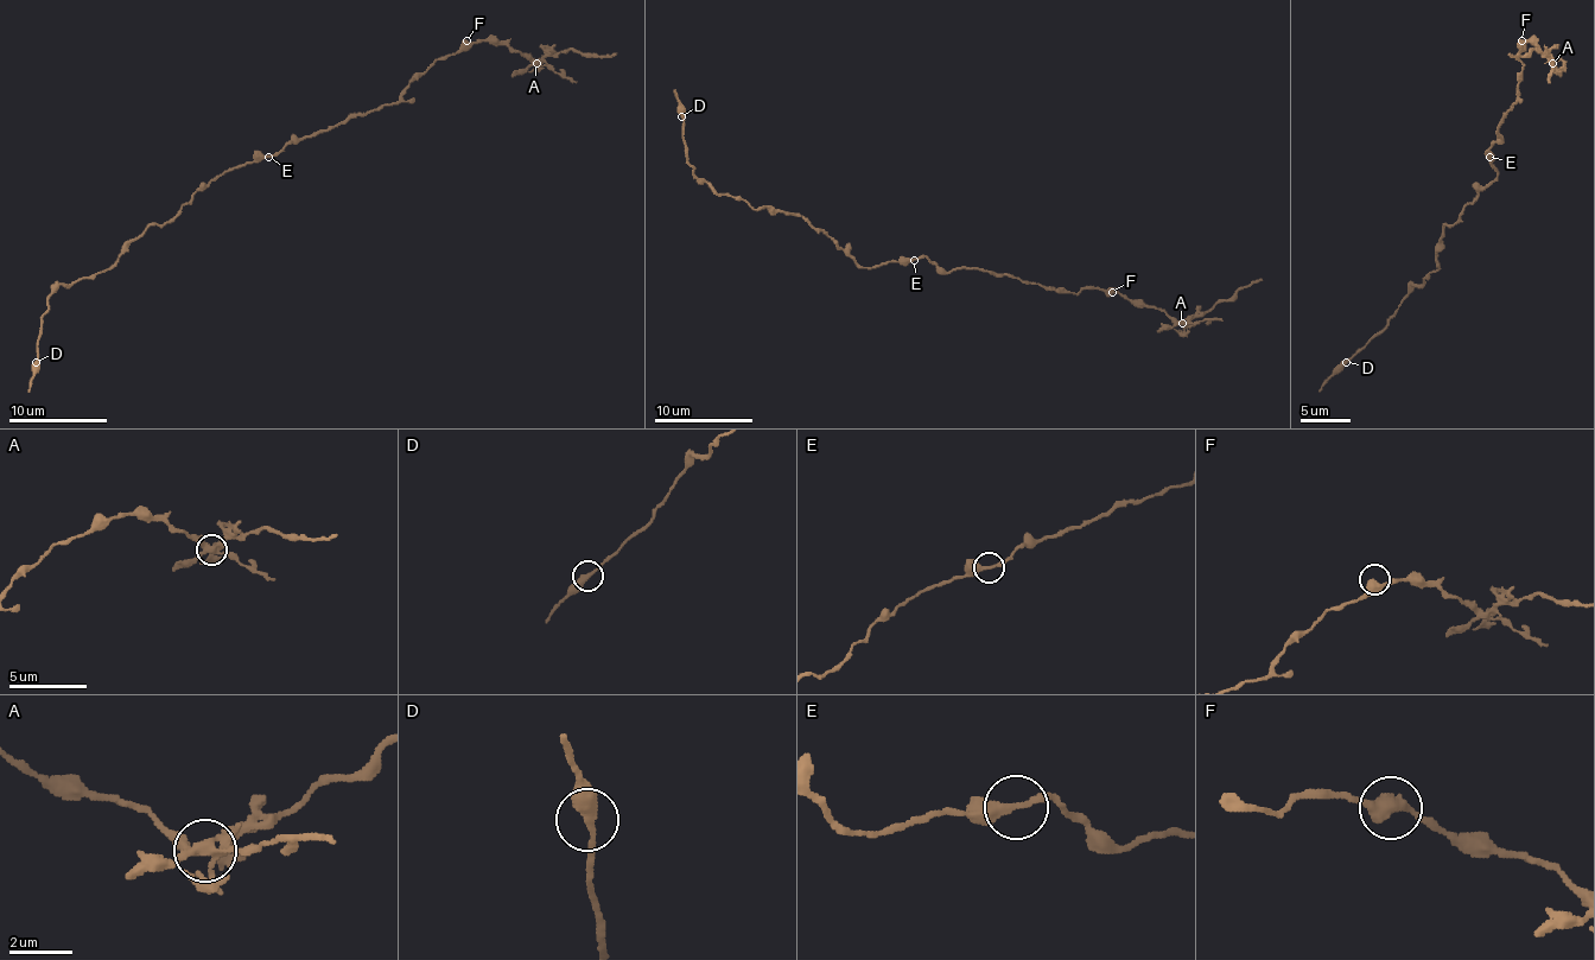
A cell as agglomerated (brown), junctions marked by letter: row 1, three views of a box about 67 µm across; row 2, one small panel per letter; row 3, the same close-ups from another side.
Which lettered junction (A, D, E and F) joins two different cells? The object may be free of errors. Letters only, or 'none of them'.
A

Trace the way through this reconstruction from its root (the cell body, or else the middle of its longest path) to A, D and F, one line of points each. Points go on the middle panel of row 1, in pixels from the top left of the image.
A: (914, 260), (927, 256), (946, 272), (973, 267), (1014, 274), (1030, 284), (1065, 292), (1114, 290), (1181, 324)
D: (914, 260), (862, 267), (800, 215), (756, 210), (734, 195), (717, 192), (687, 160), (681, 116)
F: (914, 260), (927, 256), (946, 272), (973, 267), (996, 274), (1014, 274), (1030, 284), (1065, 292), (1112, 292)

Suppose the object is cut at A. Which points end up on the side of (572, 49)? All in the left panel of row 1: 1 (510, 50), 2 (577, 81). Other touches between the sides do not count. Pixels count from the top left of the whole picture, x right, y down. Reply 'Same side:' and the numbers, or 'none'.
Same side: none

